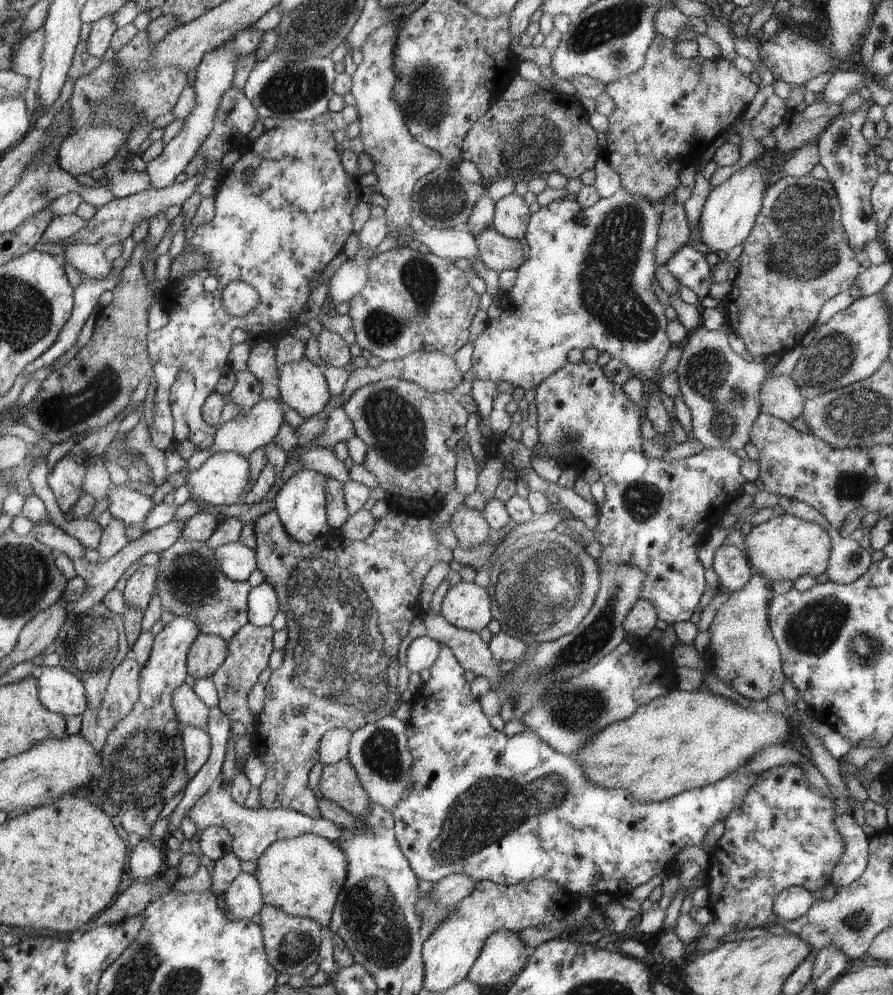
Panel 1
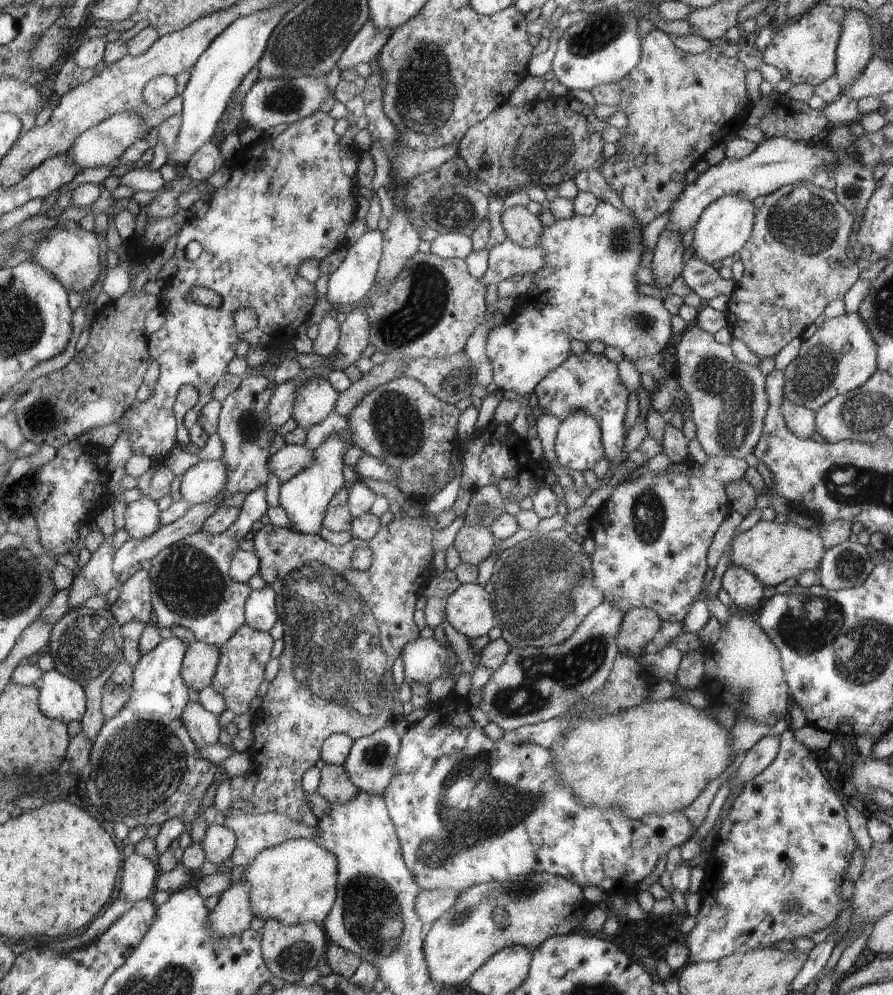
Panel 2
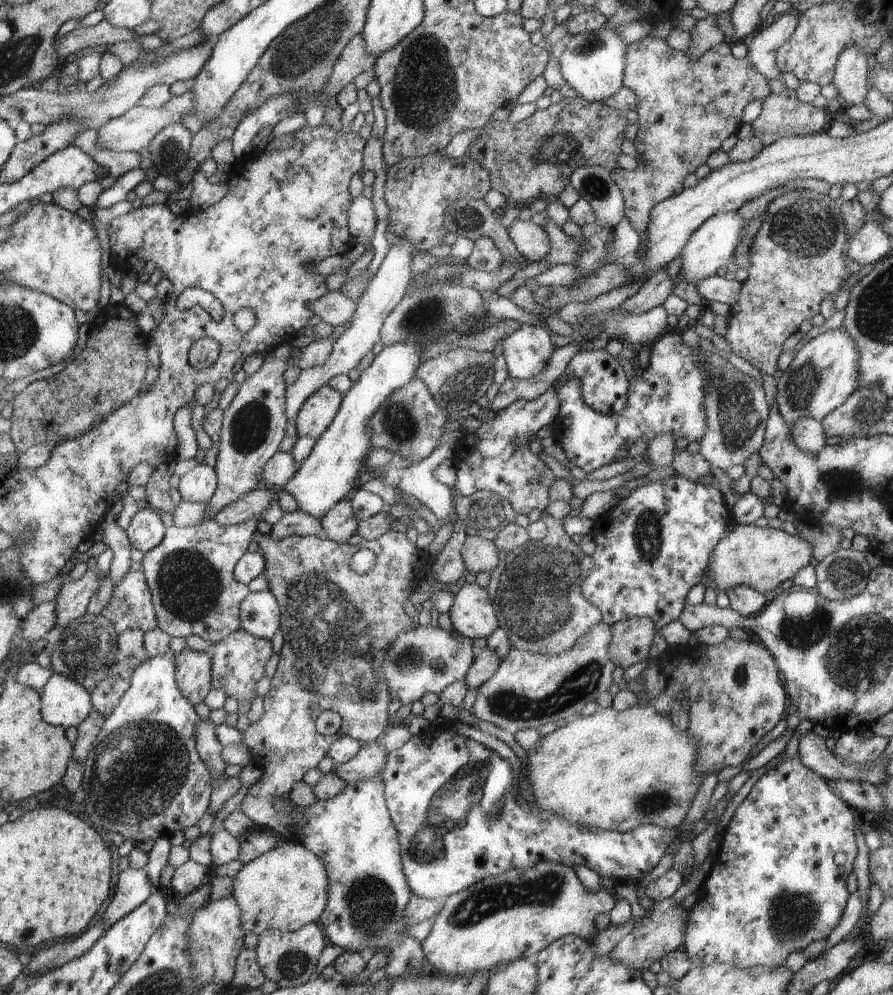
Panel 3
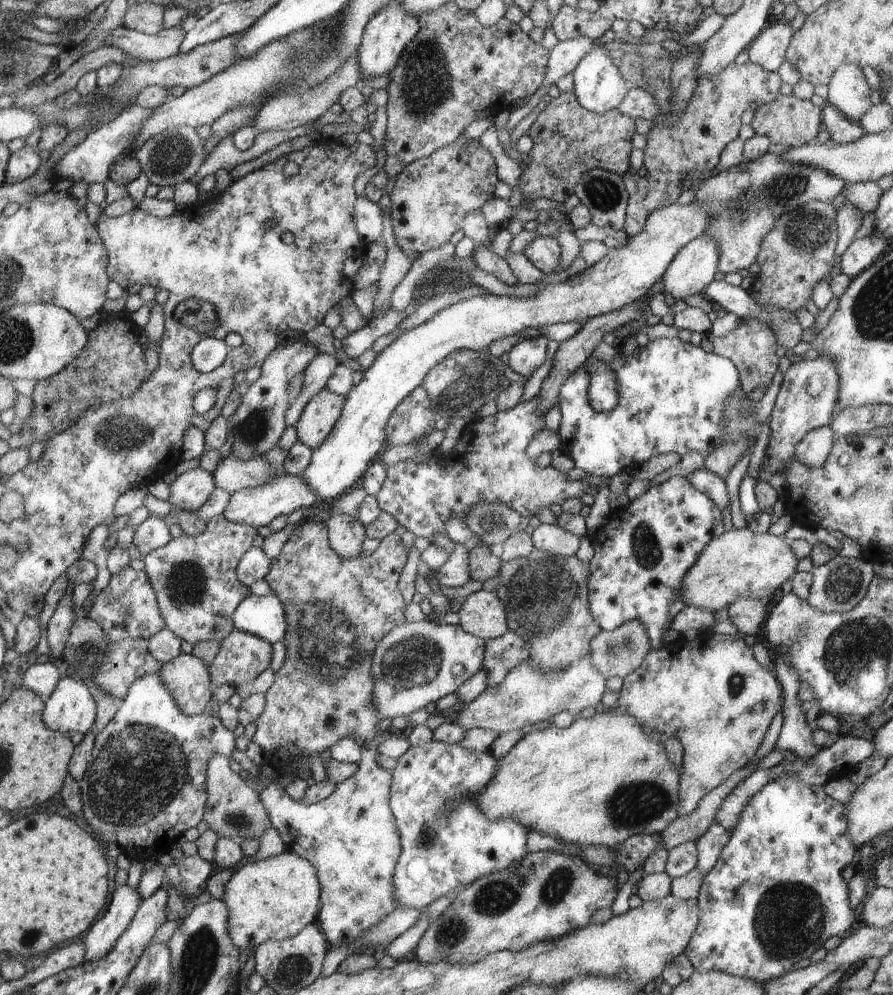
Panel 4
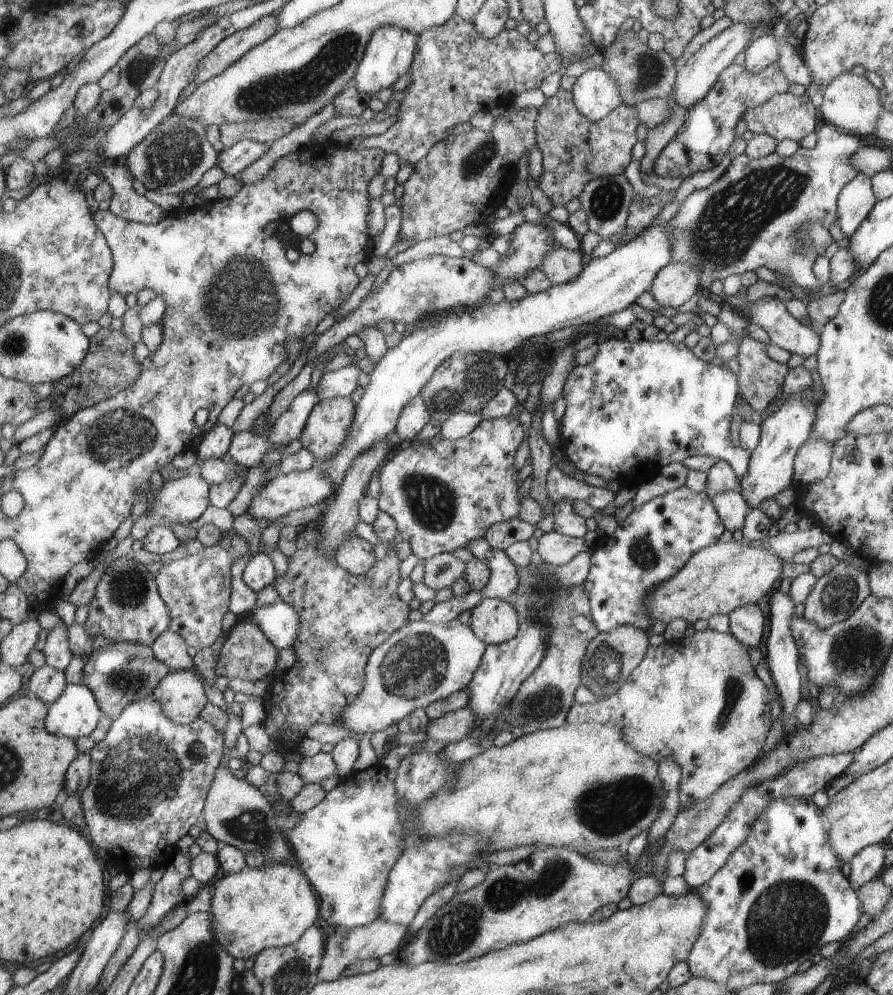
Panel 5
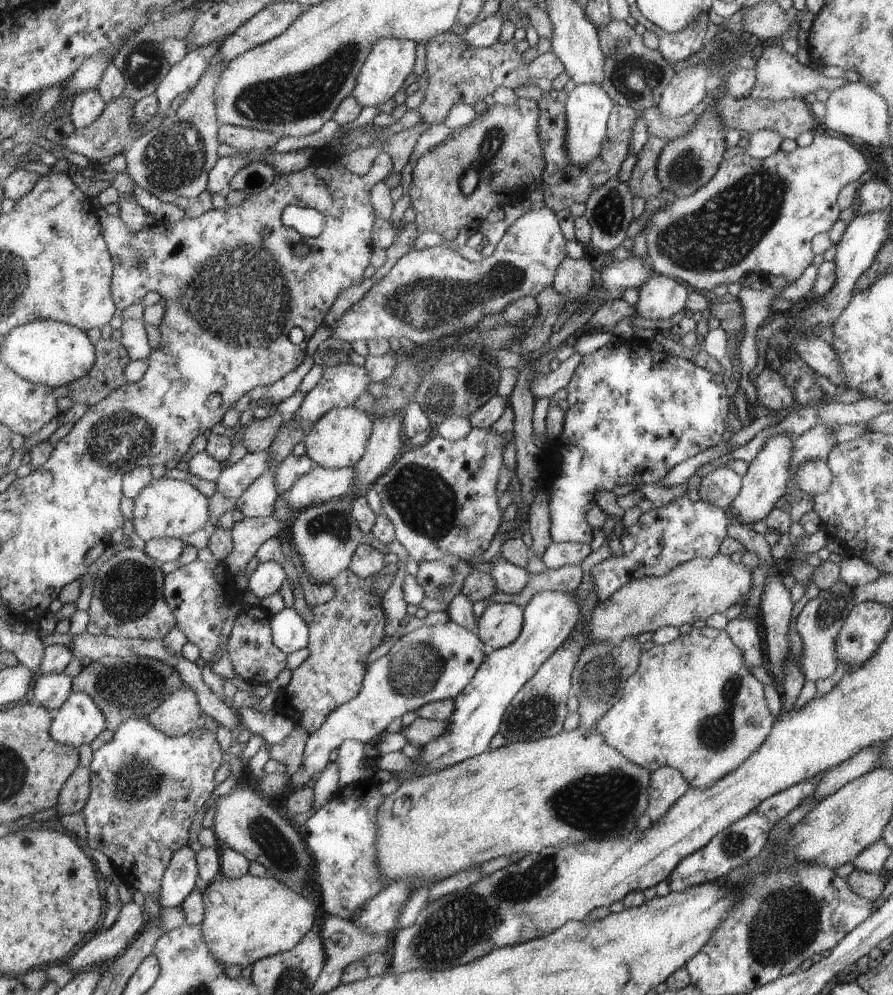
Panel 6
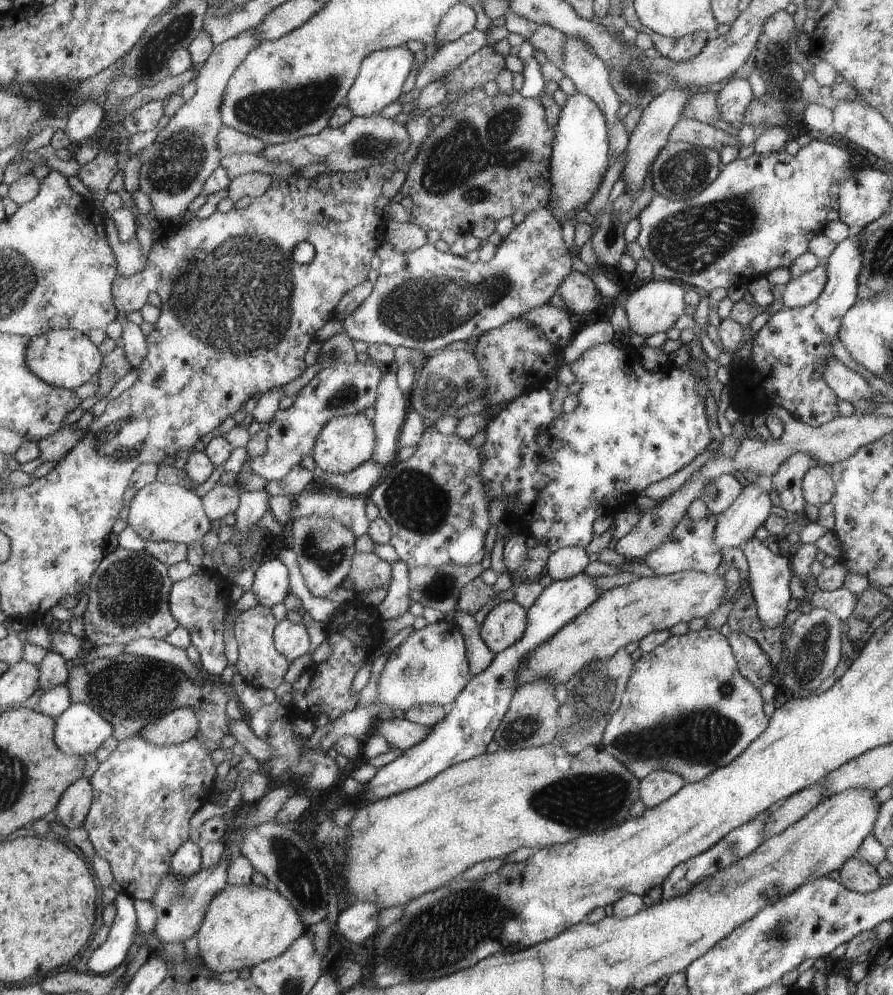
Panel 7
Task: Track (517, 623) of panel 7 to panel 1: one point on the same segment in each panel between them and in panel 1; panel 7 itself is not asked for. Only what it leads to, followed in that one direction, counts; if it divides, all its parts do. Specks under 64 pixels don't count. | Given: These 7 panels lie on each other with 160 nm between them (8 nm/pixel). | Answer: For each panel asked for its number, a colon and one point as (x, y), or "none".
1: (466, 605)
2: (469, 609)
3: (473, 615)
4: (483, 613)
5: (495, 621)
6: (500, 624)

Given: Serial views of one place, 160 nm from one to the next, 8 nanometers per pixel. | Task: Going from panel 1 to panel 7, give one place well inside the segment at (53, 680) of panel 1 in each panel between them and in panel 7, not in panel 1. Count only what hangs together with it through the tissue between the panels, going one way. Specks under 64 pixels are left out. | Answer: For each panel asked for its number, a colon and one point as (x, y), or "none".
2: (62, 698)
3: (64, 702)
4: (72, 707)
5: (76, 713)
6: (79, 720)
7: (81, 730)

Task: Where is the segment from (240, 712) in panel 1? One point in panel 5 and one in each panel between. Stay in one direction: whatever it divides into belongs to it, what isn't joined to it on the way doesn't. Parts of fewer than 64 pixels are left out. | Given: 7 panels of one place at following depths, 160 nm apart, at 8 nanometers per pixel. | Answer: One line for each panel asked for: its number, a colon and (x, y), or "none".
2: (240, 672)
3: (238, 662)
4: (242, 656)
5: (248, 654)

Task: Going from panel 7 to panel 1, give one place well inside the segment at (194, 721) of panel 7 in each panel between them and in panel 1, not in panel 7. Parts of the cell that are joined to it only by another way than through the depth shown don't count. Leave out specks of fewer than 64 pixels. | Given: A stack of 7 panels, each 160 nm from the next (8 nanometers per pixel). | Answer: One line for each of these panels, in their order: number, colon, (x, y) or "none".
1: (208, 652)
2: (200, 663)
3: (194, 669)
4: (187, 677)
5: (181, 694)
6: (179, 714)

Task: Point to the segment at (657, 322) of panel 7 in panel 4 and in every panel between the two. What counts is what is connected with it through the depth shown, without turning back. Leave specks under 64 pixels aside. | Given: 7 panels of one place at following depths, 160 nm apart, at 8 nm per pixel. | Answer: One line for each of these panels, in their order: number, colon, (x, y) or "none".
4: (692, 270)
5: (676, 283)
6: (661, 297)

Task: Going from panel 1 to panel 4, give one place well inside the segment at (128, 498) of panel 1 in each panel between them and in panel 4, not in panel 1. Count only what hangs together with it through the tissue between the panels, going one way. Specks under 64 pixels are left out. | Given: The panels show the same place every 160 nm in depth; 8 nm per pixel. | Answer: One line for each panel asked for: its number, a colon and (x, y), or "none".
2: (142, 518)
3: (146, 531)
4: (153, 533)

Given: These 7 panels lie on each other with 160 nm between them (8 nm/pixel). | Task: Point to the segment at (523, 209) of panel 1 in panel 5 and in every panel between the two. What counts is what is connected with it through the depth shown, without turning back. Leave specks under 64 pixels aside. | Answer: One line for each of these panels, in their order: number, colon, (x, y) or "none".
2: (522, 227)
3: (531, 241)
4: (545, 253)
5: (561, 265)

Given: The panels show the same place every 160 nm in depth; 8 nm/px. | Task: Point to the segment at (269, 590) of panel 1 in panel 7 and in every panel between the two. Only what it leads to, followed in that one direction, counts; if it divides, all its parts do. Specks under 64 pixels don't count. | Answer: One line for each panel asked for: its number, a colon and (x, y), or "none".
2: (261, 614)
3: (260, 613)
4: (265, 617)
5: (280, 622)
6: (289, 631)
7: (292, 640)

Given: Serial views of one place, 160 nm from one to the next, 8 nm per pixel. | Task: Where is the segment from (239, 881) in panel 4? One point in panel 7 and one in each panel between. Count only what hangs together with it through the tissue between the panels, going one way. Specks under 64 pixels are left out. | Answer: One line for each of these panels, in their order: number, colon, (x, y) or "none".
5: (253, 910)
6: (246, 919)
7: (244, 925)

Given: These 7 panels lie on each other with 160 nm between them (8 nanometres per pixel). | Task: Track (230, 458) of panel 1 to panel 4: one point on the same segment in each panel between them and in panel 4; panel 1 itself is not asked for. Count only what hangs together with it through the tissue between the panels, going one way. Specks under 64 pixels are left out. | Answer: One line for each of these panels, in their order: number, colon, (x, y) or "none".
2: (205, 480)
3: (198, 485)
4: (190, 490)

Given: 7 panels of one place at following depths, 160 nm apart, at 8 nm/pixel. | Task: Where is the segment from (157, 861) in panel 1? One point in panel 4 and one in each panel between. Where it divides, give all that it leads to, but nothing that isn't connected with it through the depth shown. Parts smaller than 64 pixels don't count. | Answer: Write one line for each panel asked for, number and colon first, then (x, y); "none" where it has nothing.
2: (138, 876)
3: (134, 887)
4: (102, 937)

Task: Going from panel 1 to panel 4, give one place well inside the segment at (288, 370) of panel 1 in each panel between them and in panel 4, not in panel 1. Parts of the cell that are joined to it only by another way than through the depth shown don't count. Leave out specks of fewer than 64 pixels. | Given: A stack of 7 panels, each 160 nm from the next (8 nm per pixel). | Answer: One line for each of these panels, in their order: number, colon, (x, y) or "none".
2: (316, 399)
3: (320, 410)
4: (319, 417)

